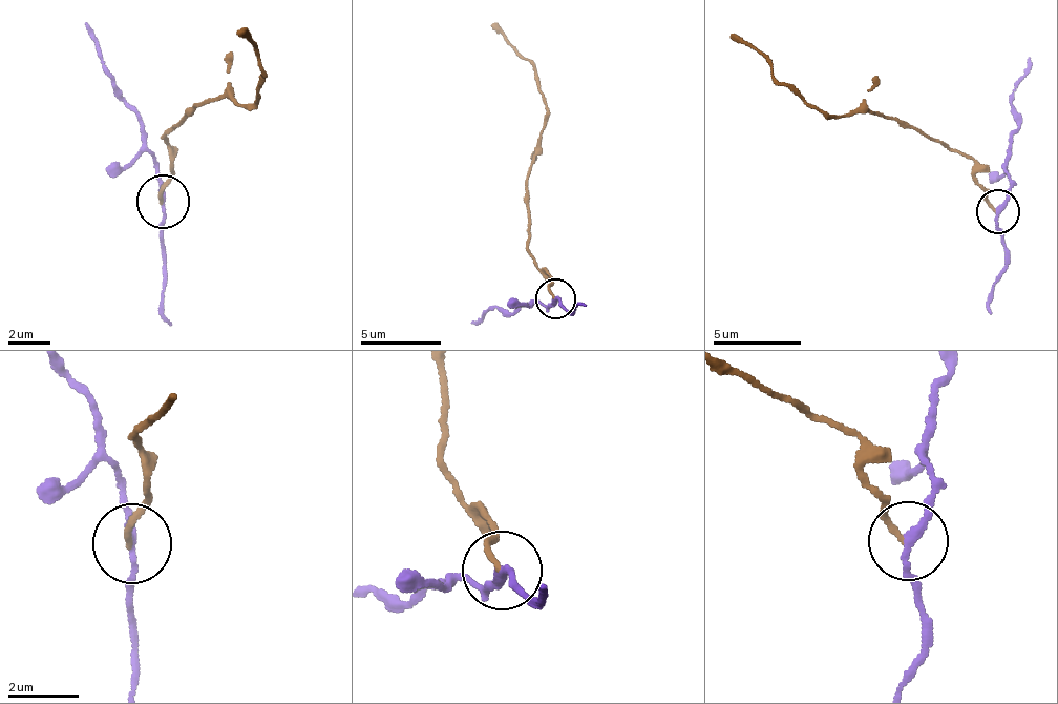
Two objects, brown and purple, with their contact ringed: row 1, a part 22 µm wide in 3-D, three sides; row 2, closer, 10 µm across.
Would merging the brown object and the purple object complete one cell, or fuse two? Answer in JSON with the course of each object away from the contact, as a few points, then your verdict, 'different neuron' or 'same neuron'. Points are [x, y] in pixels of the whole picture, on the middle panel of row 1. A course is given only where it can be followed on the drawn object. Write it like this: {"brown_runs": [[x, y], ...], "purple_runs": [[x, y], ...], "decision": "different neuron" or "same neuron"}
{"brown_runs": [[552, 297], [548, 272], [528, 252], [527, 188], [544, 115], [544, 96], [526, 59], [491, 24]], "purple_runs": [[555, 297], [546, 306], [527, 304], [512, 314], [489, 310], [471, 322]], "decision": "different neuron"}

